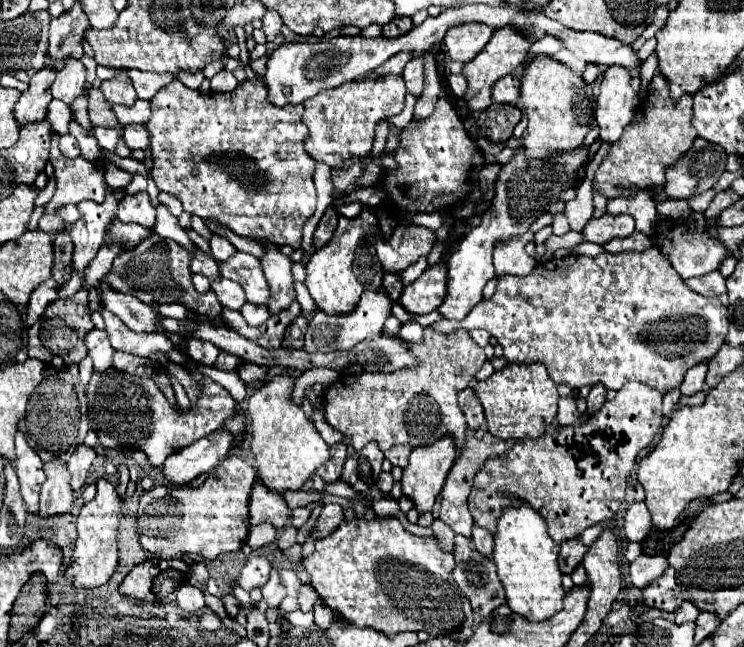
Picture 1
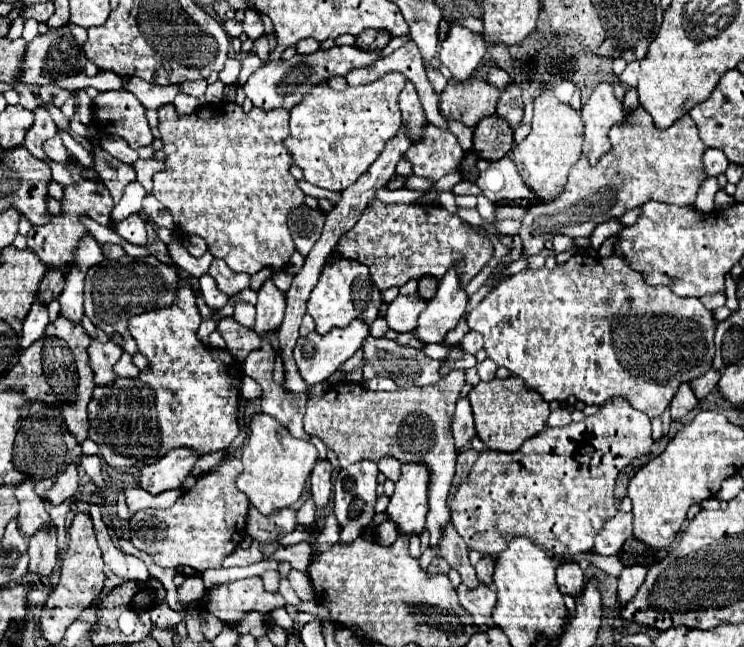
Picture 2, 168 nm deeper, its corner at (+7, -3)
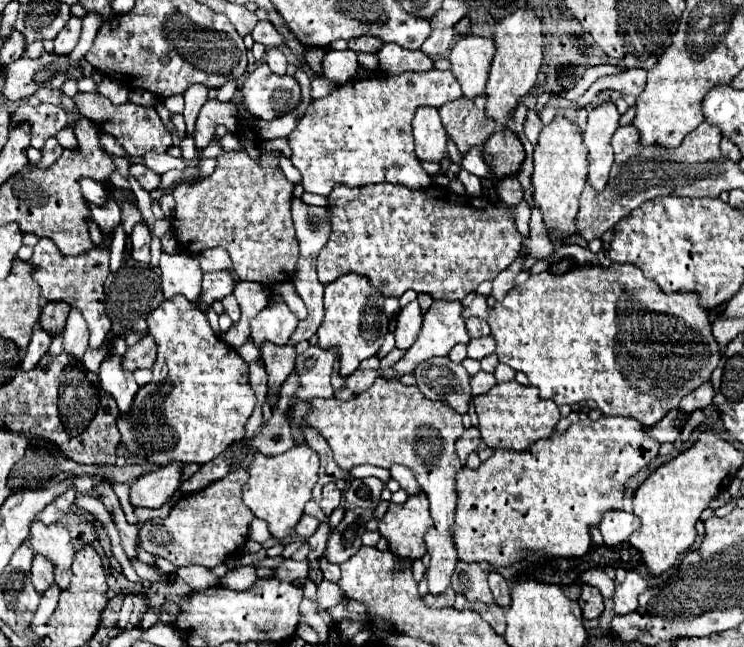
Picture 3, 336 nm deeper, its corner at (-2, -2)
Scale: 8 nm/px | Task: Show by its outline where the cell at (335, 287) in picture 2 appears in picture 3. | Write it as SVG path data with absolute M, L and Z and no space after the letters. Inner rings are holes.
M345 274L325 286L325 318L317 330L321 348L335 348L339 352L339 374L345 378L353 374L359 364L375 356L385 340L389 318L383 314L385 298L369 284L367 278L357 274Z

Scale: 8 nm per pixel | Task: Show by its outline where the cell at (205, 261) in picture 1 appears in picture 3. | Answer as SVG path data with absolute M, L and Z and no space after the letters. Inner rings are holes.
M185 296L165 300L147 316L147 324L149 334L157 342L153 382L137 392L131 412L119 418L117 426L121 432L121 442L129 454L141 456L161 466L173 460L183 464L211 462L233 442L245 438L245 424L255 408L255 392L247 382L247 364L241 360L237 350L227 346L213 332L207 316Z

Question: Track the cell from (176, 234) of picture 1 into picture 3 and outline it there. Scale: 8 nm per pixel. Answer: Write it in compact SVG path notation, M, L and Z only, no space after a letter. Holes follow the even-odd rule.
M227 296L227 298L223 298L223 306L225 306L225 312L229 314L229 318L231 318L233 322L237 322L239 316L241 316L241 312L239 312L239 304L237 304L235 296Z

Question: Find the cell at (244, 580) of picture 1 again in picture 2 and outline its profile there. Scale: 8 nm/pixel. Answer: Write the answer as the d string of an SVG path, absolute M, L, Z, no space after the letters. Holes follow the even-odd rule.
M246 577L232 583L222 583L210 589L204 599L204 609L216 615L226 625L236 625L246 611L268 613L276 607L284 607L284 597L266 593L260 577Z

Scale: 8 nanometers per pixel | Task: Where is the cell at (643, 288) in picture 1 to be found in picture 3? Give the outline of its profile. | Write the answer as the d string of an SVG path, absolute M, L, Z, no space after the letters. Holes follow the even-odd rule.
M611 264L609 268L603 266L575 266L569 272L555 276L549 272L541 272L535 276L529 276L529 280L519 286L513 288L503 302L497 302L491 308L489 314L489 326L491 326L491 334L497 342L497 356L499 362L511 366L517 372L523 372L533 386L537 386L541 390L541 398L545 400L555 400L557 406L563 404L577 404L583 400L595 400L599 410L605 416L625 416L625 418L633 418L639 420L645 426L657 424L657 420L661 420L671 408L677 408L677 404L681 402L683 396L687 396L689 392L697 390L703 382L707 382L713 374L713 370L717 368L721 356L719 356L719 348L717 342L711 334L711 322L709 322L709 312L703 310L697 302L695 294L665 294L657 288L657 284L653 284L651 280L647 280L643 276L643 272L631 264Z

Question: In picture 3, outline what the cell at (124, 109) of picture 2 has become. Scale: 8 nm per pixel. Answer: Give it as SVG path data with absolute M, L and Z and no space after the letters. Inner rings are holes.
M77 92L73 96L73 102L75 102L75 108L81 116L89 118L97 128L101 128L105 134L111 134L115 136L121 146L127 150L127 154L131 156L143 156L145 152L159 152L159 154L165 154L167 148L171 146L171 134L169 130L163 126L159 114L155 112L155 108L145 108L145 106L137 106L133 102L127 102L127 104L121 104L121 106L115 106L111 104L105 96L101 94L87 94L87 92Z

